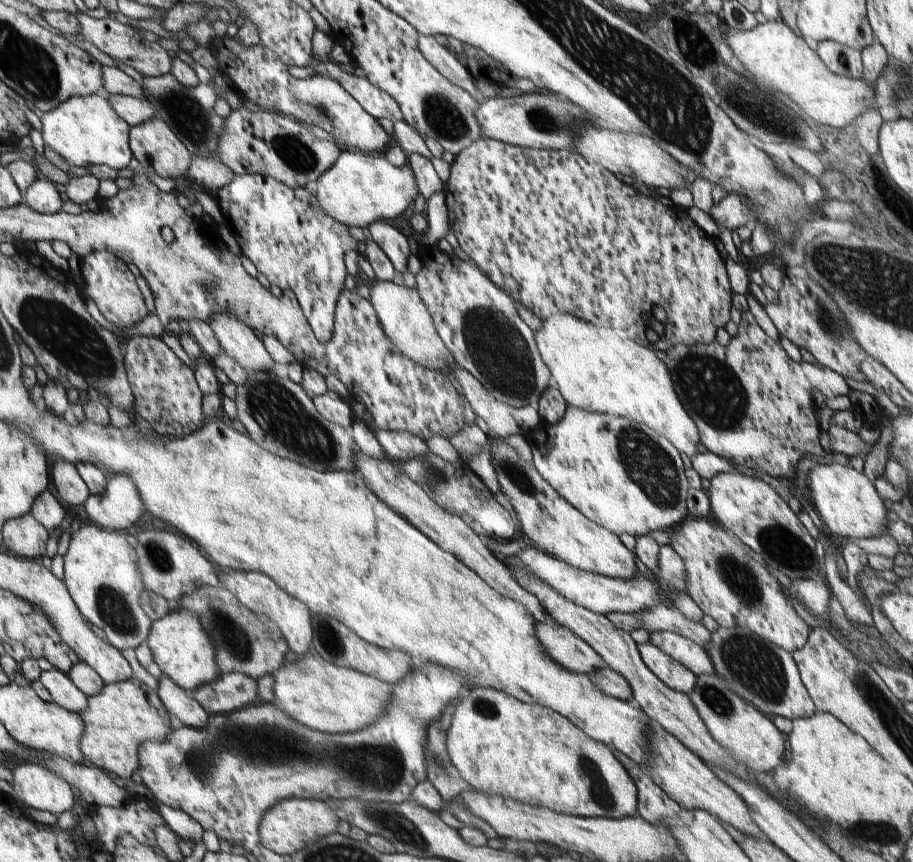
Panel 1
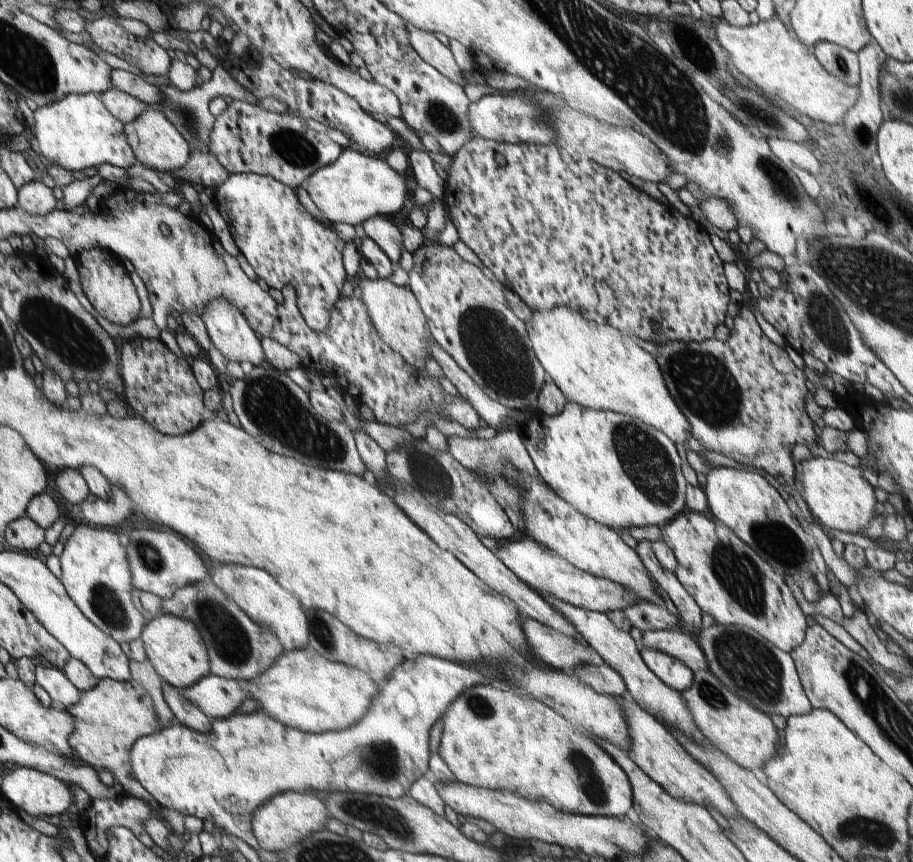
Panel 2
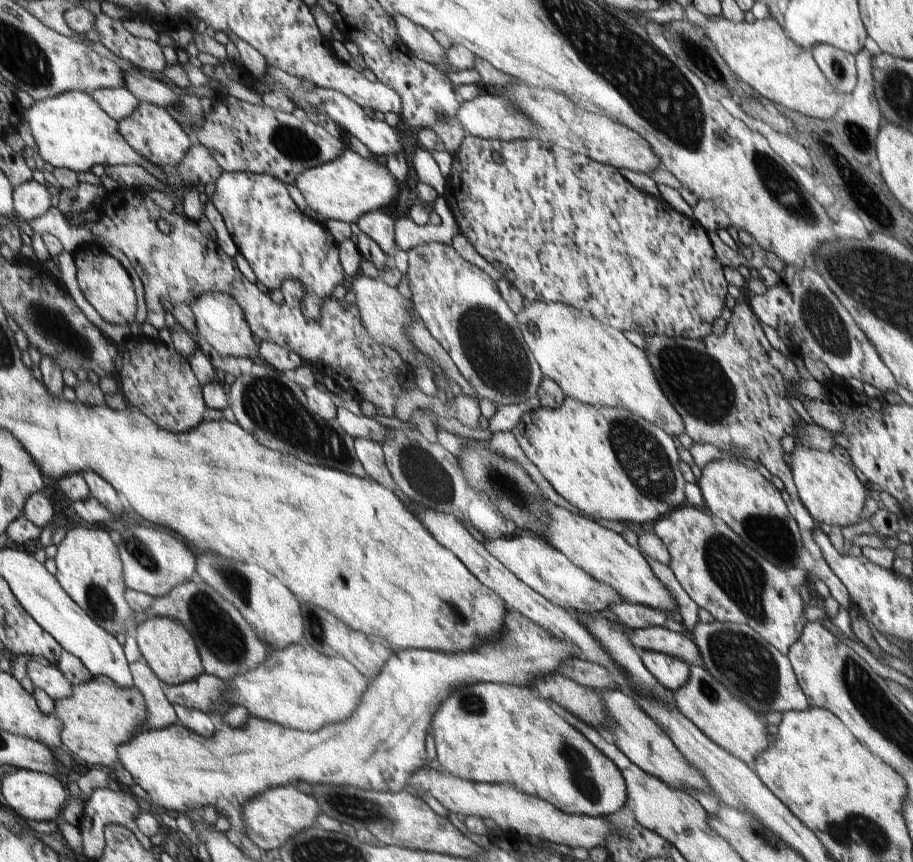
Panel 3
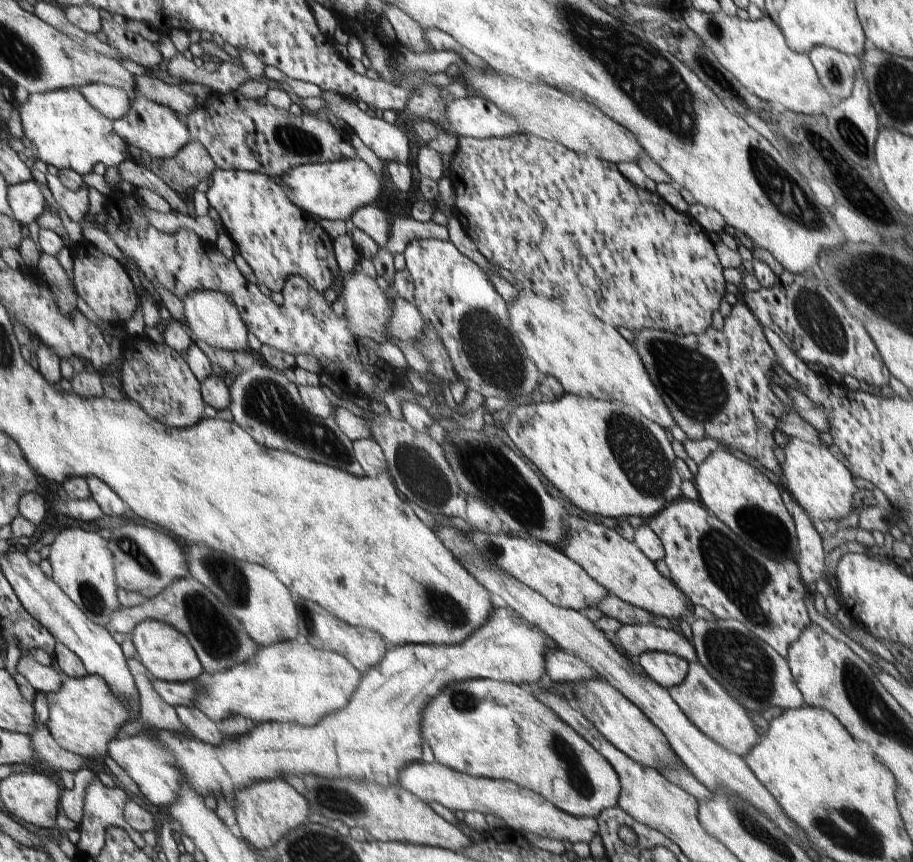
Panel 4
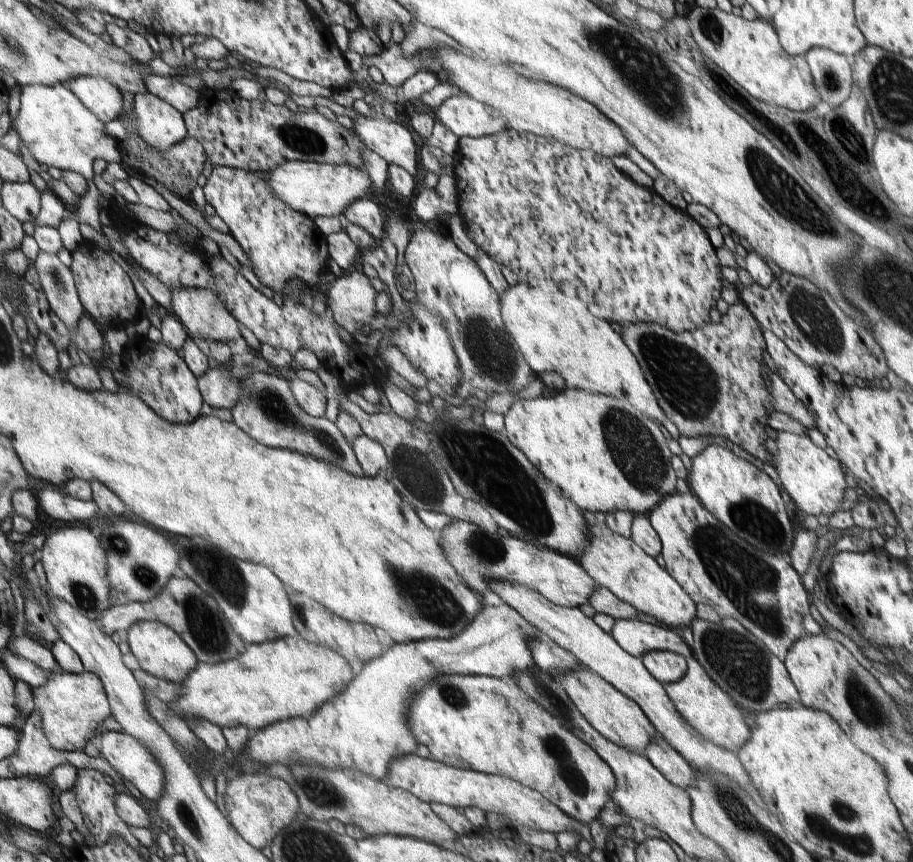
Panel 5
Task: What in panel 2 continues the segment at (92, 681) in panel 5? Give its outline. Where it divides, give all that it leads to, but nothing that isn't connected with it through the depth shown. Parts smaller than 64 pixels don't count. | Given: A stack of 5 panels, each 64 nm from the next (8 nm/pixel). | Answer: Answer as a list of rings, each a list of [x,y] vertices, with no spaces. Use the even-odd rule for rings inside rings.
[[[99,678],[87,690],[77,690],[77,702],[65,706],[63,712],[71,716],[71,732],[67,736],[67,744],[71,748],[73,760],[93,770],[109,770],[109,774],[123,788],[123,794],[157,808],[153,798],[135,780],[129,778],[129,764],[125,758],[139,736],[153,734],[159,728],[145,690],[133,680],[115,682],[111,678]]]

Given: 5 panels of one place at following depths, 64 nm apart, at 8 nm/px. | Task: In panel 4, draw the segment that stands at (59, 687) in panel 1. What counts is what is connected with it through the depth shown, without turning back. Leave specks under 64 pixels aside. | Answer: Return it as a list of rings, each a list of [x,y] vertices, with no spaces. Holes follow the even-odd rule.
[[[21,654],[17,666],[15,666],[17,674],[21,674],[27,682],[31,682],[31,686],[39,692],[39,694],[47,694],[47,692],[55,692],[61,686],[61,672],[53,666],[41,666],[37,664],[29,654]]]

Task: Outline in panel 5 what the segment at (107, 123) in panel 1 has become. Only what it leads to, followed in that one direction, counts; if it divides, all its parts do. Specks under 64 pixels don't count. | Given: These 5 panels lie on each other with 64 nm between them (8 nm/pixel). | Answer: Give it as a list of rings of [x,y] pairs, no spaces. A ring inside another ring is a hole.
[[[65,84],[21,88],[19,110],[11,120],[9,130],[19,136],[21,144],[39,166],[45,164],[63,172],[79,172],[89,184],[93,184],[91,178],[95,178],[91,172],[95,158],[101,158],[107,164],[121,160],[115,138],[103,134],[103,122],[93,116],[93,112],[89,112],[89,108],[85,108],[85,104]]]

